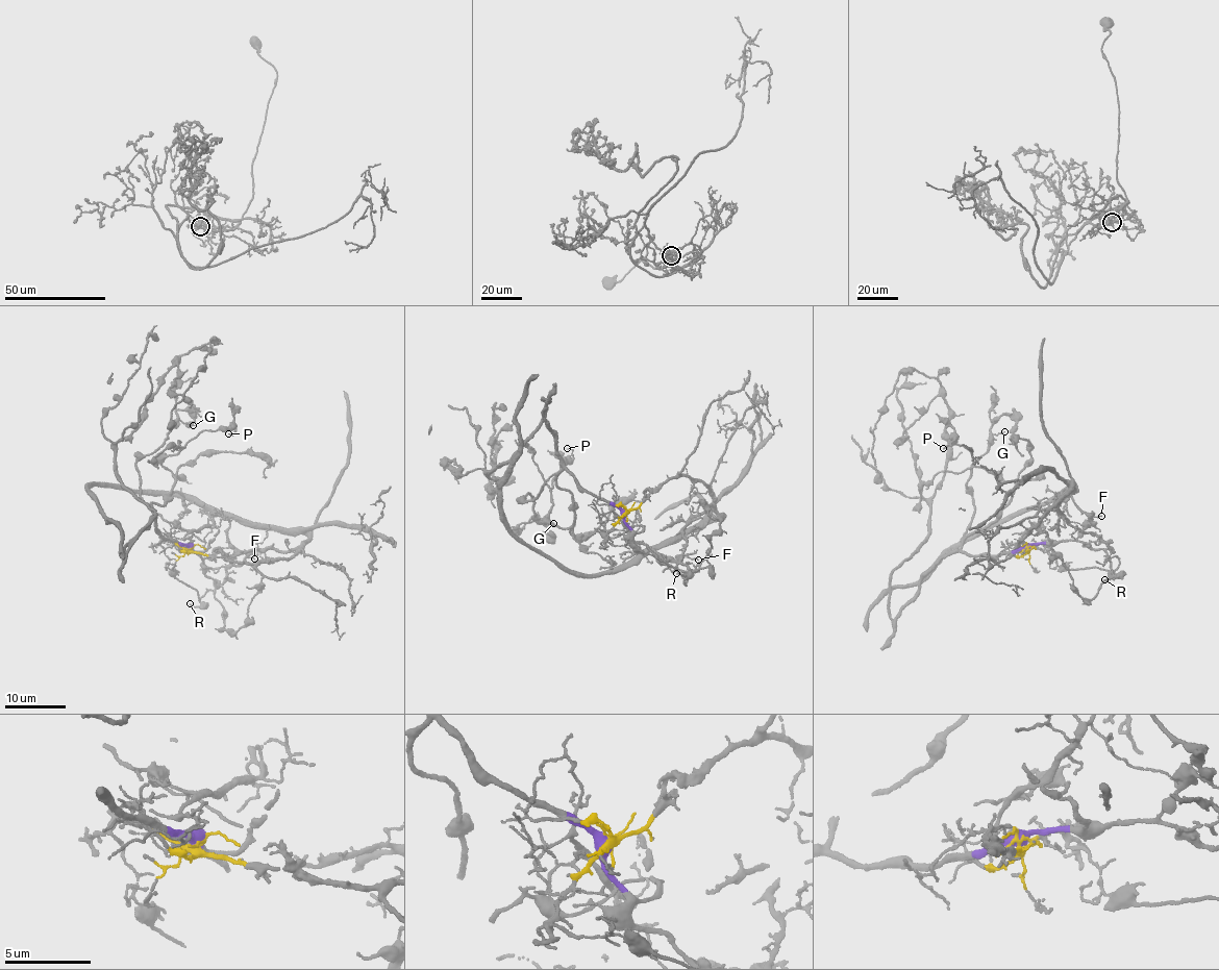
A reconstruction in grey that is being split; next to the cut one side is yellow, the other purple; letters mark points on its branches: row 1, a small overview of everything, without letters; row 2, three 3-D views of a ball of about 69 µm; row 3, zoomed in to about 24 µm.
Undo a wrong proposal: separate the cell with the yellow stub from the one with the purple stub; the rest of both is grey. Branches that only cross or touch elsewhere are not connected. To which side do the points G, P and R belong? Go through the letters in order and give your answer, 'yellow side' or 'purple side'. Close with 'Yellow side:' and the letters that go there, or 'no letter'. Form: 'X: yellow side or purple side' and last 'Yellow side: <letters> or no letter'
G: purple side
P: purple side
R: purple side
Yellow side: no letter

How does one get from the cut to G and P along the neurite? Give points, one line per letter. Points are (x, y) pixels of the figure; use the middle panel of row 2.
G: (626, 512), (589, 493), (564, 469), (524, 501), (528, 493), (537, 519), (553, 524)
P: (626, 512), (564, 469), (574, 516), (553, 525), (566, 448)

